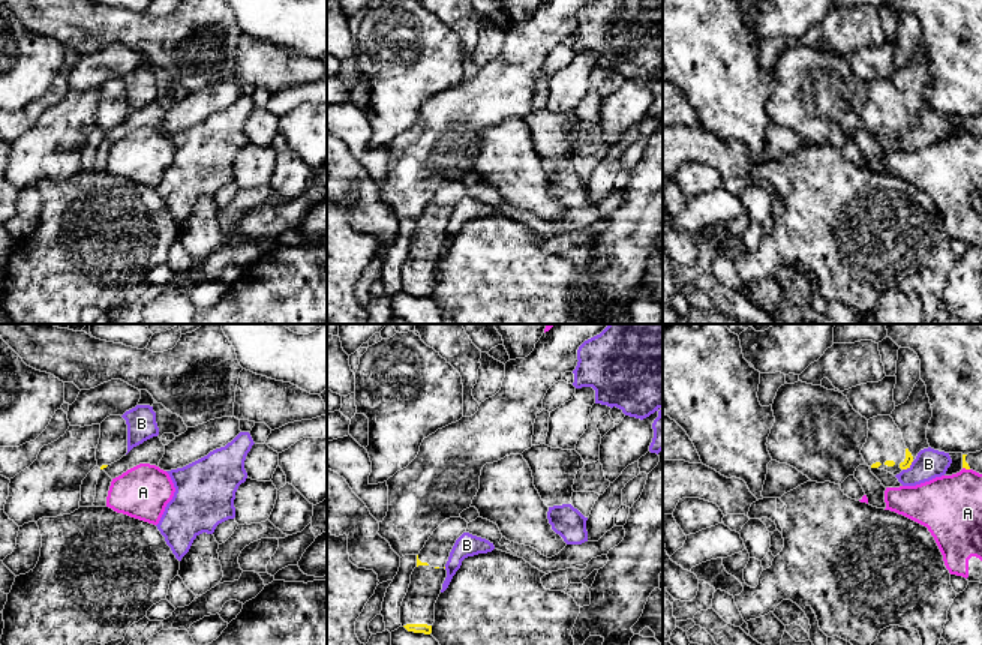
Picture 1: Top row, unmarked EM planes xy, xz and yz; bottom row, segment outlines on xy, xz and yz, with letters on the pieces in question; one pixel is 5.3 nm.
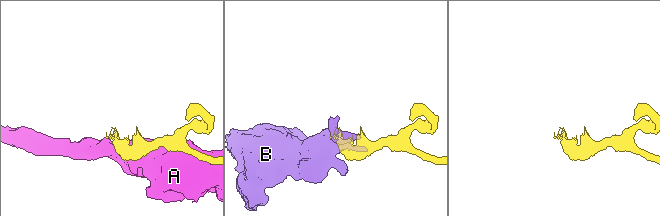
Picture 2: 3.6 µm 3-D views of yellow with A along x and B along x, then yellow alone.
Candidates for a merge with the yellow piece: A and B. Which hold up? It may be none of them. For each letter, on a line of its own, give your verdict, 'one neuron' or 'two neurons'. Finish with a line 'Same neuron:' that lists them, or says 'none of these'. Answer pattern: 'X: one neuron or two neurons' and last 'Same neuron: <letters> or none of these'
A: two neurons
B: two neurons
Same neuron: none of these

